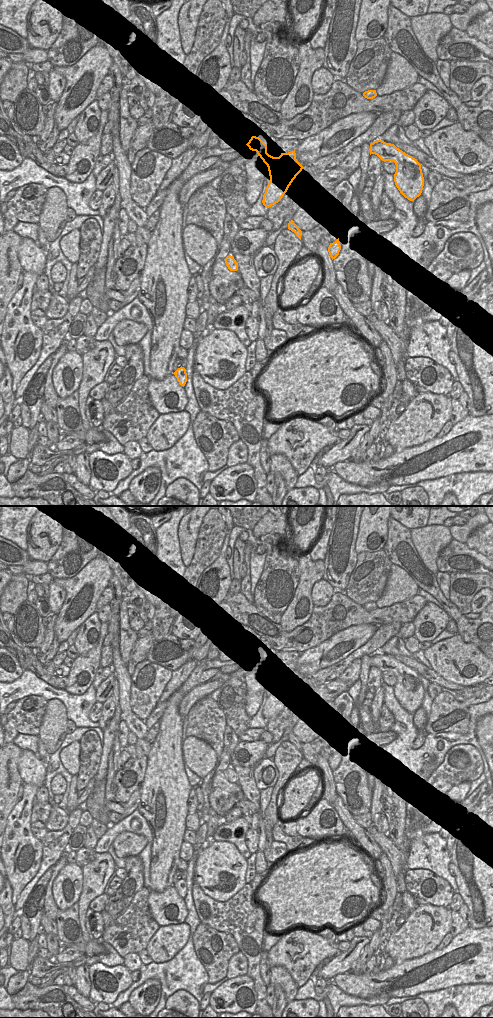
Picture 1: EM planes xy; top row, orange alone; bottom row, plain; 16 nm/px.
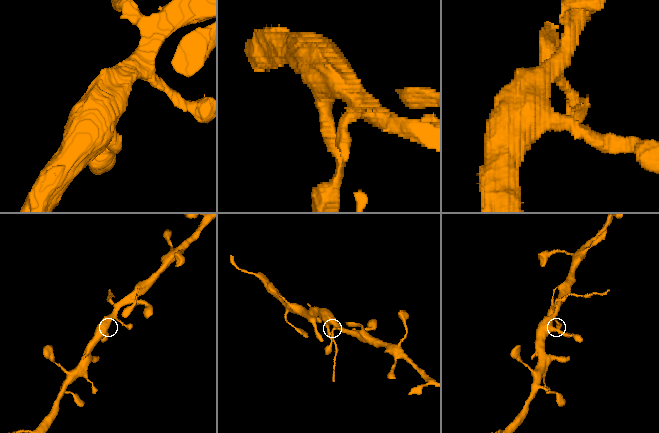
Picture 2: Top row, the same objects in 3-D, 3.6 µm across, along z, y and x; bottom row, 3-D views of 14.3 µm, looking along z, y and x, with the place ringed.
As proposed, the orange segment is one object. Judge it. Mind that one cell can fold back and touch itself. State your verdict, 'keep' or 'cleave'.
cleave

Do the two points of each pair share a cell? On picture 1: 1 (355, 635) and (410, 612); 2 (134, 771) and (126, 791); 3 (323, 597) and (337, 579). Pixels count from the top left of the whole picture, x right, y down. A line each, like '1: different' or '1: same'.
1: different
2: same
3: different

